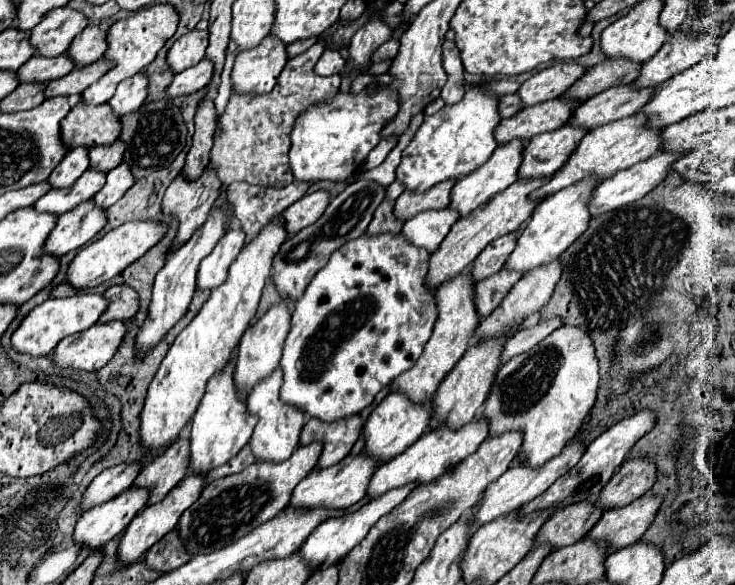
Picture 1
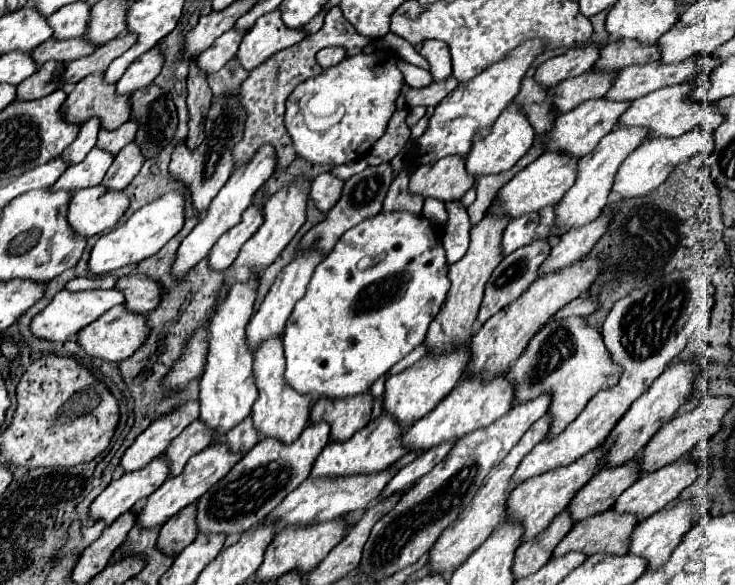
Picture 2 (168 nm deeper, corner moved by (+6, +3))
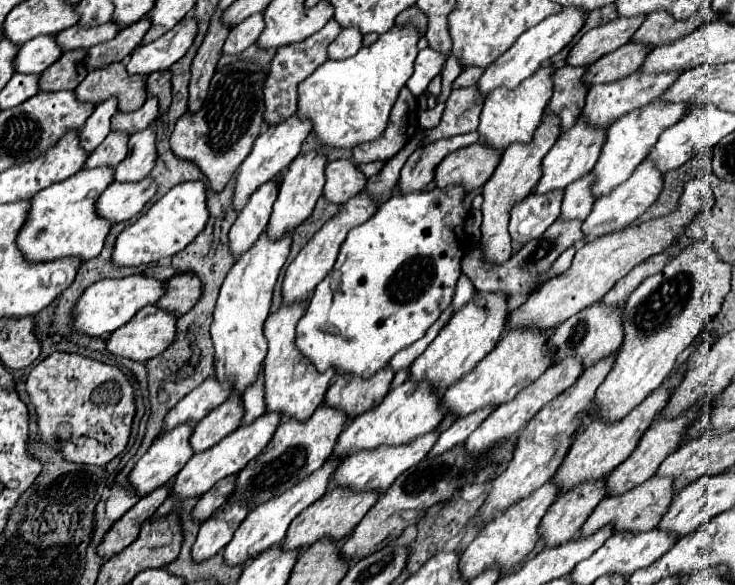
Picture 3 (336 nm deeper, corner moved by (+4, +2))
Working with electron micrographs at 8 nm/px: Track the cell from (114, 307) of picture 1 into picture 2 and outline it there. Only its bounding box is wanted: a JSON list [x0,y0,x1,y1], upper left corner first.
[117,274,161,314]

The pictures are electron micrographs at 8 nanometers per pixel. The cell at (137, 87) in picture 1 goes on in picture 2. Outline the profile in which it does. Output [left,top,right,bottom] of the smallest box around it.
[117,44,163,94]

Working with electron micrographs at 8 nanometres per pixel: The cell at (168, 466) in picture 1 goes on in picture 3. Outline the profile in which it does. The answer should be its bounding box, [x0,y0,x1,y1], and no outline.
[189,399,243,453]

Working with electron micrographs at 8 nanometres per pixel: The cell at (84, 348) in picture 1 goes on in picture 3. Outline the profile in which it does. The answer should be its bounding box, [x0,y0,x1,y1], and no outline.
[105,305,175,363]

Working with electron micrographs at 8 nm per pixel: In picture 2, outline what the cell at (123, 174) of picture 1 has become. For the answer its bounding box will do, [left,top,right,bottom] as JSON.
[101,142,145,190]

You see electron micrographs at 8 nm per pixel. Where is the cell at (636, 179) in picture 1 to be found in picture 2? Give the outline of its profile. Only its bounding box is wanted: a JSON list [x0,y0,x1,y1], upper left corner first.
[613,128,713,200]

